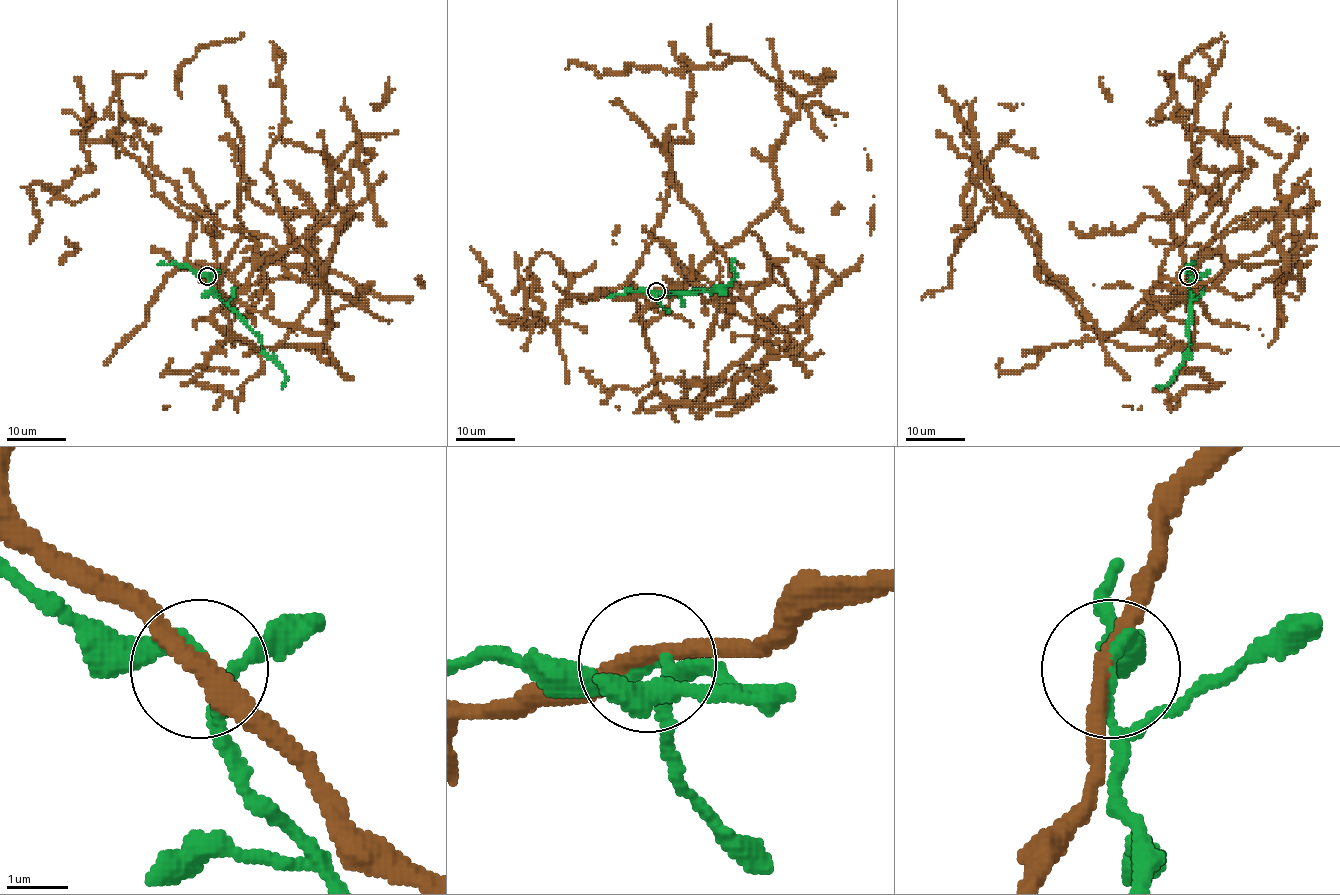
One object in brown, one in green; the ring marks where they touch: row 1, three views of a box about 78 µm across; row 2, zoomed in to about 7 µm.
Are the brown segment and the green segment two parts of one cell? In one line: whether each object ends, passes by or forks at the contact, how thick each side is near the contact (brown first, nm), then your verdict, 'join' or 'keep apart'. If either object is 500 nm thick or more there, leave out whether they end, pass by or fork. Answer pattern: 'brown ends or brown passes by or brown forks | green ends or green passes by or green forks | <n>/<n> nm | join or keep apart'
brown passes by | green passes by | 320/200 nm | keep apart

